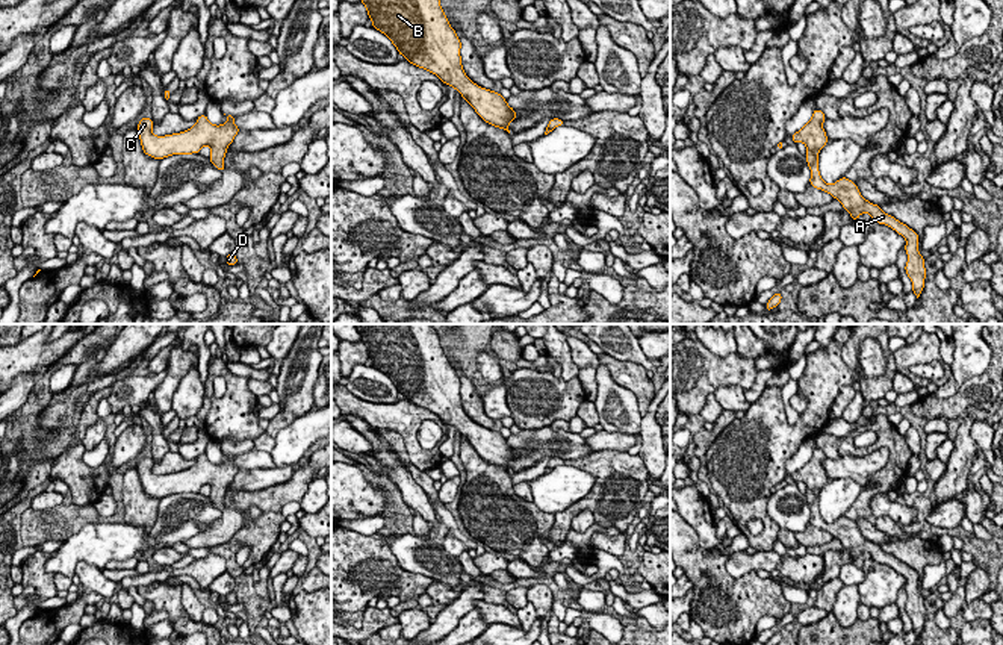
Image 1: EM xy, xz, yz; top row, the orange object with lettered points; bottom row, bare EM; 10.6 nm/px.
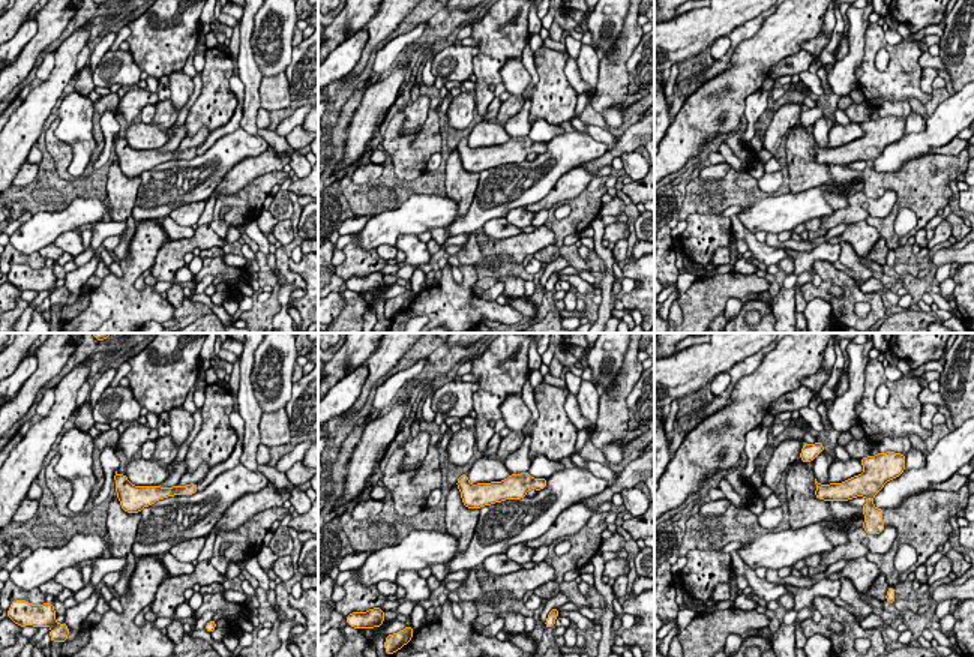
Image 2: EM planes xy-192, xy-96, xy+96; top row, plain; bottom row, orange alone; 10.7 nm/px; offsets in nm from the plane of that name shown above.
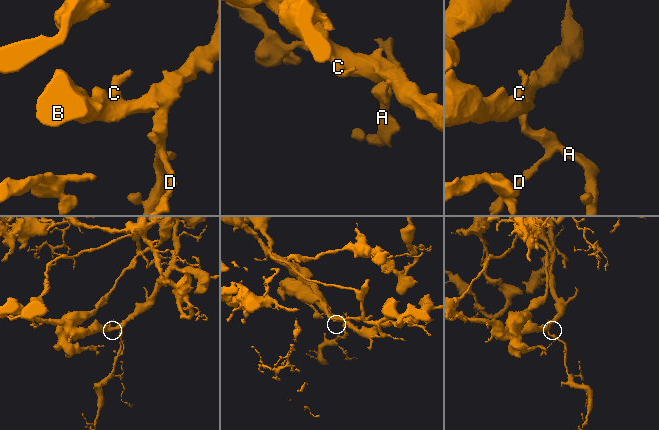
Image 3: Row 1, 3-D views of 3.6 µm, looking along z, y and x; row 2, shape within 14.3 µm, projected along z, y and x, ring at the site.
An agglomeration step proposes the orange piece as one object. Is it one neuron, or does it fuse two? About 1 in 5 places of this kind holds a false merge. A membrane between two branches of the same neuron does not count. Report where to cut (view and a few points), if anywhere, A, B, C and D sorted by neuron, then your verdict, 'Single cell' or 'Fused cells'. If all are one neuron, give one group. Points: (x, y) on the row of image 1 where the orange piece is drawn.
No split. Groups: A B C D. Single cell

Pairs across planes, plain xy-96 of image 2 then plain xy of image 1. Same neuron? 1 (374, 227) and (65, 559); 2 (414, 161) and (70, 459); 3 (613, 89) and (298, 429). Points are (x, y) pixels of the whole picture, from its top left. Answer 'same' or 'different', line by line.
1: same
2: same
3: different

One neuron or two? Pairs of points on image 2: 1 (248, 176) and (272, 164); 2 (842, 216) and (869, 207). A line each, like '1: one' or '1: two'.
1: one
2: one

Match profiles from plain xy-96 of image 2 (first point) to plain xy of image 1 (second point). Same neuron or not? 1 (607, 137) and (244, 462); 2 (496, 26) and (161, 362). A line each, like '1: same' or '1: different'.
1: same
2: different

